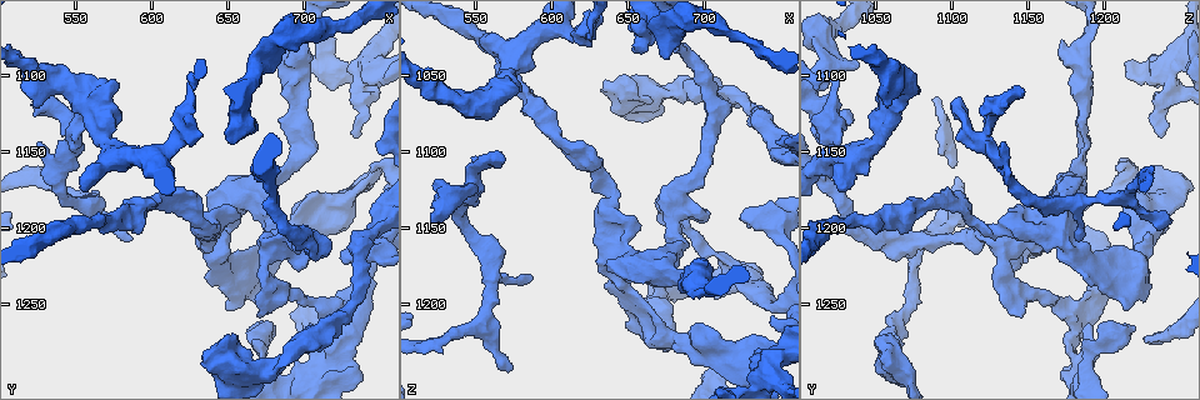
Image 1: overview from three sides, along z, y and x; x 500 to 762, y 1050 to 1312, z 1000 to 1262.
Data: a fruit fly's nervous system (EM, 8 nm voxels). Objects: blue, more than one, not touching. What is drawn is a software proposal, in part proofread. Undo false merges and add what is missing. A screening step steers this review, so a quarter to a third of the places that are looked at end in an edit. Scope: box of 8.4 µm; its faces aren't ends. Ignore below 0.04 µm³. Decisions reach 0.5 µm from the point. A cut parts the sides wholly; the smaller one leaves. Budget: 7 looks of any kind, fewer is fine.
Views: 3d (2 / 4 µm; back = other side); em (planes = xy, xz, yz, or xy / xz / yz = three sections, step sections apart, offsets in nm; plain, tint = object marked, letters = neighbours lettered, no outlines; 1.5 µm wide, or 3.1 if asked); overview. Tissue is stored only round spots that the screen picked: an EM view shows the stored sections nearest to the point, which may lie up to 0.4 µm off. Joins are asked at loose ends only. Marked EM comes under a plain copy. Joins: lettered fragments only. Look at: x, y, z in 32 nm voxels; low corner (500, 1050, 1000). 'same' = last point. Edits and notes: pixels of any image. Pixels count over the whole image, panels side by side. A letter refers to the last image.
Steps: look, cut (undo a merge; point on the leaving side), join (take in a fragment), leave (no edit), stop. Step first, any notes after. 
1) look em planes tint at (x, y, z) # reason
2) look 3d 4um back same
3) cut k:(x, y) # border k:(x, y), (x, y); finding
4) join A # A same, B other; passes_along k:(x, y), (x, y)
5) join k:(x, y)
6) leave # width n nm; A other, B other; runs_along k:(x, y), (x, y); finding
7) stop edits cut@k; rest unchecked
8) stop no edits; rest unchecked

look 3d 4um back at (568, 1118, 1108) # free end

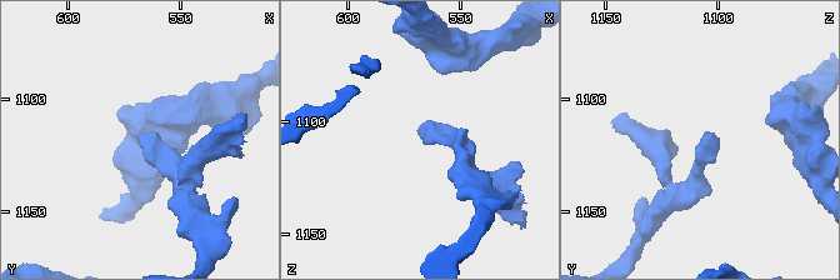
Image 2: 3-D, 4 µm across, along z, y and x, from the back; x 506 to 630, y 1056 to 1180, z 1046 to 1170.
look em planes letters at (567, 1119, 1108)

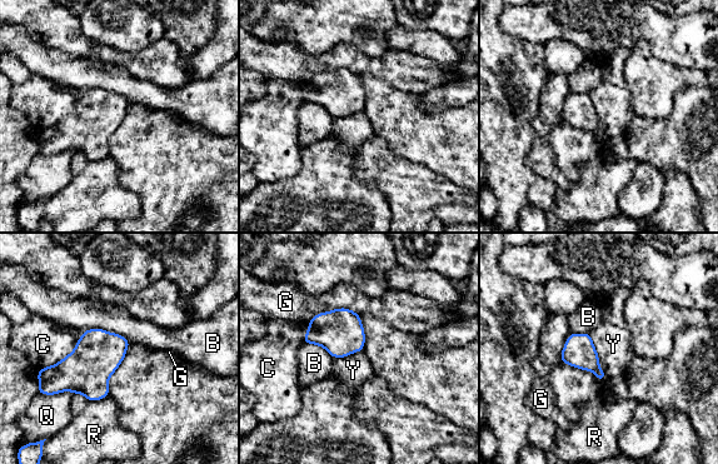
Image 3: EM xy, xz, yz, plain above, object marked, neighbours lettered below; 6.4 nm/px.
leave # B other, C other, G other, Q other, R other, Y other; none of them fits

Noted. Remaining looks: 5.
look 3d 2um at (522, 1110, 1148)

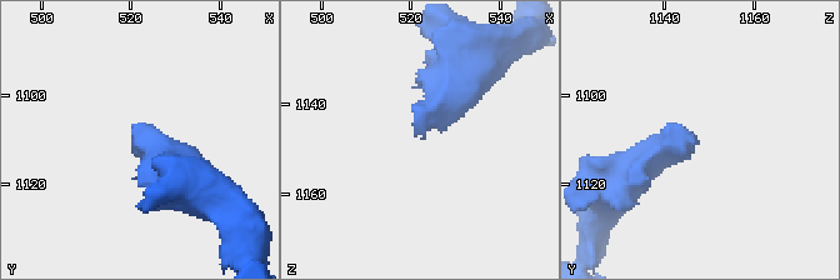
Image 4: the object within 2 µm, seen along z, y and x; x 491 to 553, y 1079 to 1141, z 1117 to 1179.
look em planes letters at (522, 1109, 1146) # now the EM

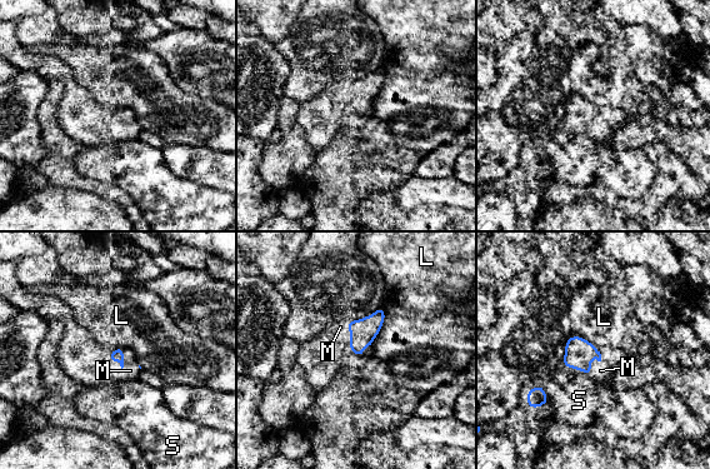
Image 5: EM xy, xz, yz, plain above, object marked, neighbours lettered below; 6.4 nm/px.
join M # L other, M same, S other; the neuron continues

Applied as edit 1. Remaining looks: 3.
look overview

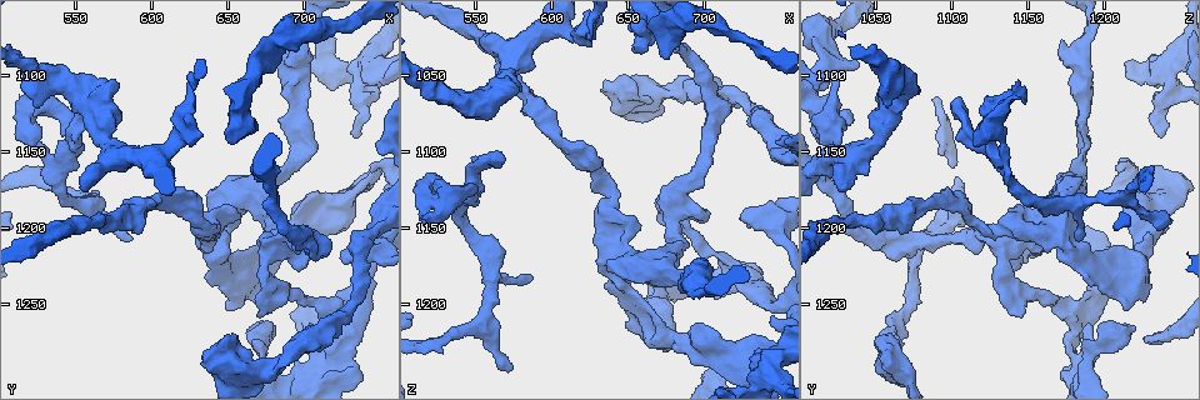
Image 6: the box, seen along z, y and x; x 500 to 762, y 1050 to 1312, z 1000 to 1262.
look em xy step 8 letters at (570, 1194, 1242) # free end

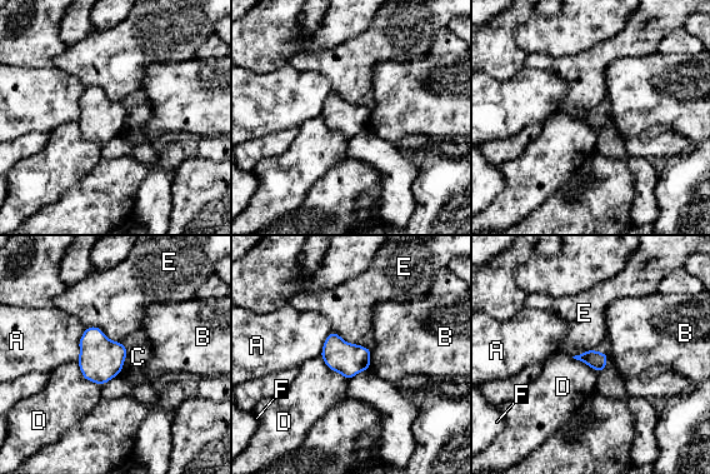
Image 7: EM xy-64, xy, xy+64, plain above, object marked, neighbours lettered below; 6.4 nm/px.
look em planes letters same

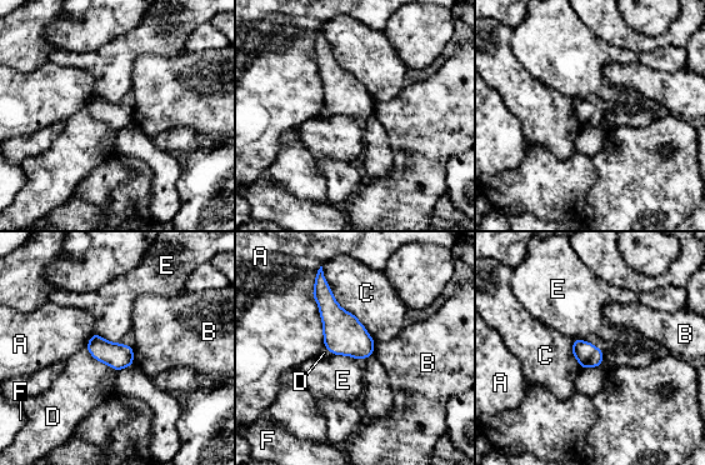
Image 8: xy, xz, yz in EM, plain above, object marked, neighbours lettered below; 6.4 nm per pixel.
leave # A other, B other, C other, D other, E other, F other; border 8:(91, 334), (119, 343); none of them fits

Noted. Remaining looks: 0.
stop edits join@5; rest unchecked

